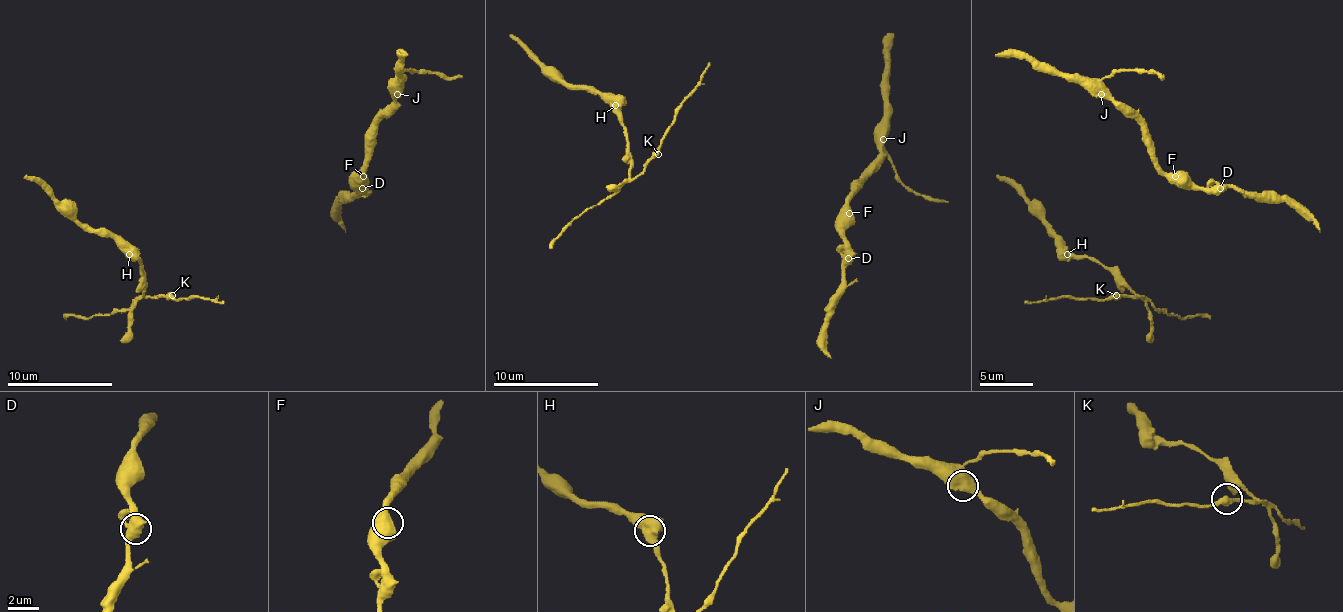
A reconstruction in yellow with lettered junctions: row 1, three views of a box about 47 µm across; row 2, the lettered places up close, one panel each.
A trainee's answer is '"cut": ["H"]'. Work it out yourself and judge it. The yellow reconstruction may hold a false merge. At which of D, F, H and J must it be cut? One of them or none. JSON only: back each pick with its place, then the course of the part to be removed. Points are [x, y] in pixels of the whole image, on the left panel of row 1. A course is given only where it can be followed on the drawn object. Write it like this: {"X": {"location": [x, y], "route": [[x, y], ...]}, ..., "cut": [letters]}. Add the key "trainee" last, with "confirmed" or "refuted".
{"H": {"location": [129, 254], "route": [[130, 255], [138, 260], [143, 295], [175, 300], [188, 297], [223, 300]]}, "cut": ["H"], "trainee": "confirmed"}

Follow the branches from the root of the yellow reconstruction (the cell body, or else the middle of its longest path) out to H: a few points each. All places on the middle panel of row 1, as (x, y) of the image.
H: (658, 154), (637, 176), (632, 178), (629, 176), (629, 141), (621, 125), (621, 110), (616, 104)

